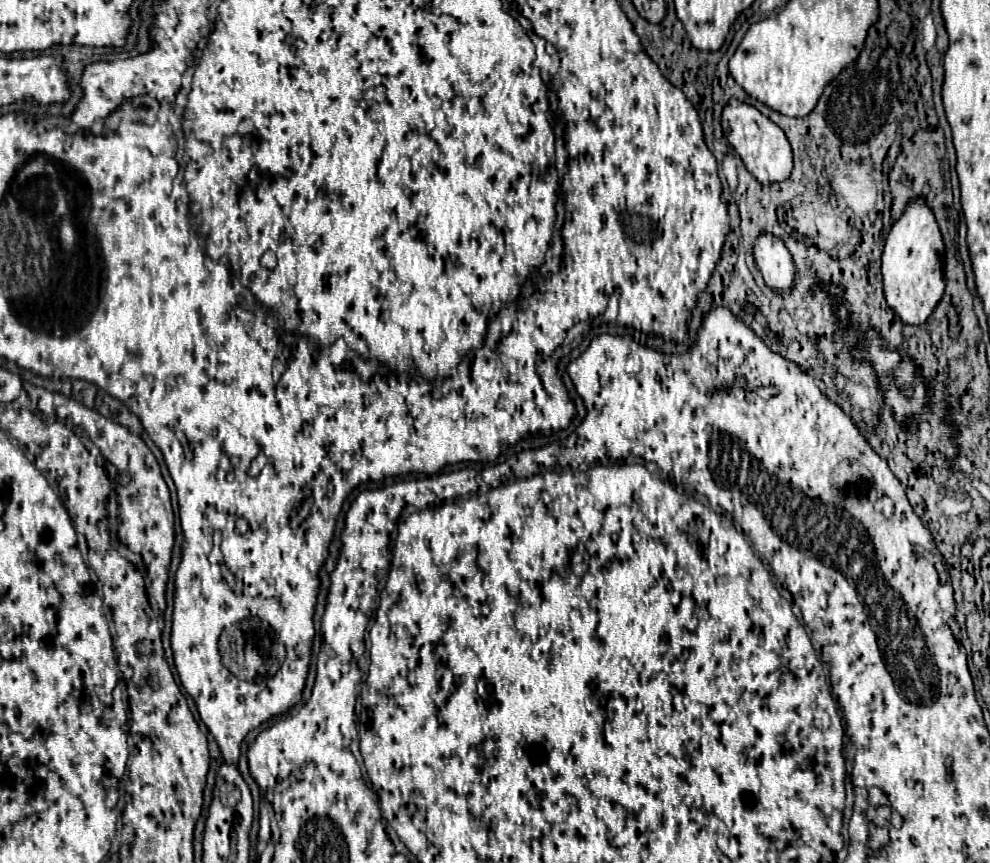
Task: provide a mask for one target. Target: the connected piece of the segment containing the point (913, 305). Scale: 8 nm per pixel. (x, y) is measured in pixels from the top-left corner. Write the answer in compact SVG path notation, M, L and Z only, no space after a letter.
M918 196L902 212L900 220L892 224L892 230L886 238L882 254L882 276L884 276L884 294L888 306L896 316L906 324L924 324L940 302L946 282L942 270L944 242L928 202Z

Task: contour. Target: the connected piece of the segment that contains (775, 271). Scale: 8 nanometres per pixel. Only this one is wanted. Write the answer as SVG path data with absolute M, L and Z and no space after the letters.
M762 234L754 246L754 258L768 288L776 294L786 294L792 290L796 282L796 266L790 250L780 238Z

